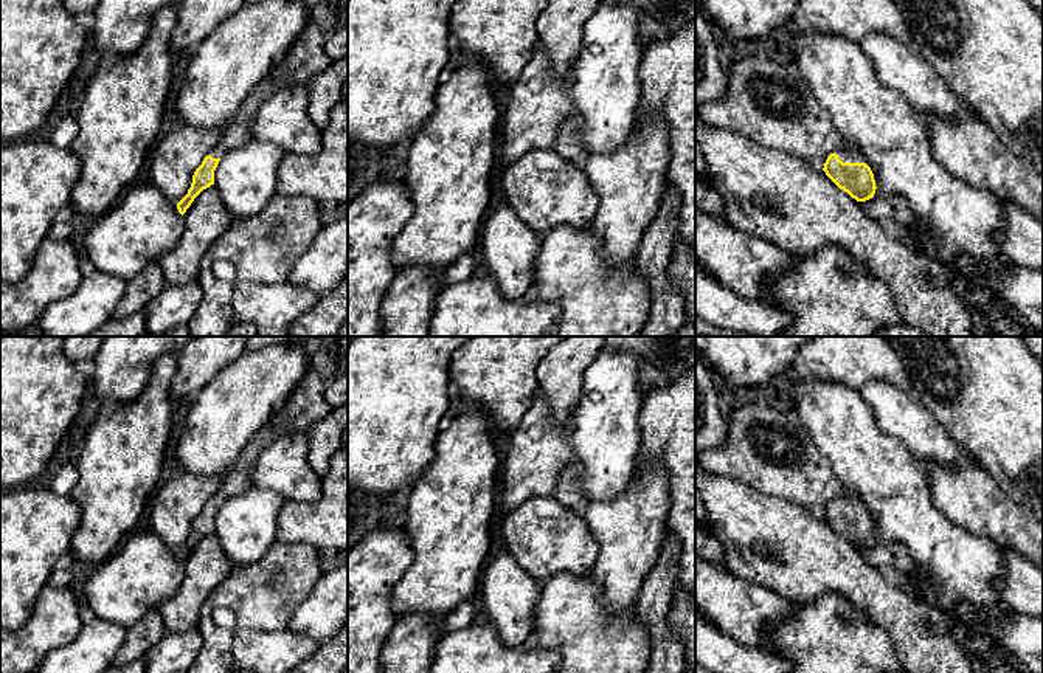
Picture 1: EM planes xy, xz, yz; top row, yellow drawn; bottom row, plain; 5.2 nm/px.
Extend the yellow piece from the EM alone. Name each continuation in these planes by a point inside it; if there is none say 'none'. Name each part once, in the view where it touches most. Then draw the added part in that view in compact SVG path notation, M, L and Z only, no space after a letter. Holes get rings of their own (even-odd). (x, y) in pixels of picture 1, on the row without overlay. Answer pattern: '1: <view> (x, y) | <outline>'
1: yz (851, 501) | M846 490L846 493L835 501L843 510L866 510L861 498L852 490Z

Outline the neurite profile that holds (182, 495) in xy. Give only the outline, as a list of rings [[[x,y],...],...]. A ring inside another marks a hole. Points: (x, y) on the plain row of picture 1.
[[[177,470],[163,479],[149,504],[149,523],[171,550],[177,552],[188,541],[196,516],[222,487],[225,476],[227,470],[214,476]]]

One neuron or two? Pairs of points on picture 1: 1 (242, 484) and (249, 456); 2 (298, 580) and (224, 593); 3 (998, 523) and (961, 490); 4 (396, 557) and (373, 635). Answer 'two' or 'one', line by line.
1: one
2: one
3: one
4: one

